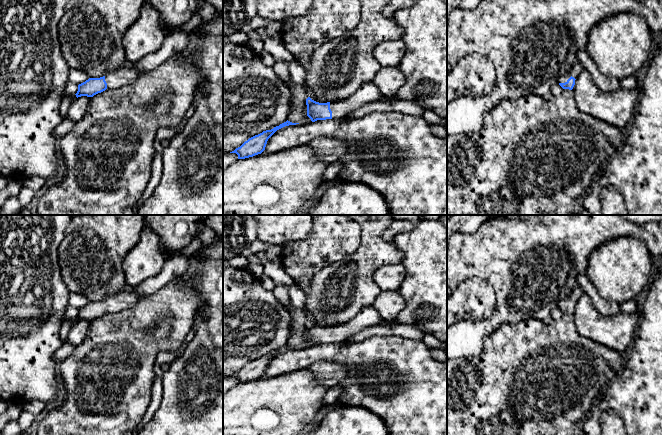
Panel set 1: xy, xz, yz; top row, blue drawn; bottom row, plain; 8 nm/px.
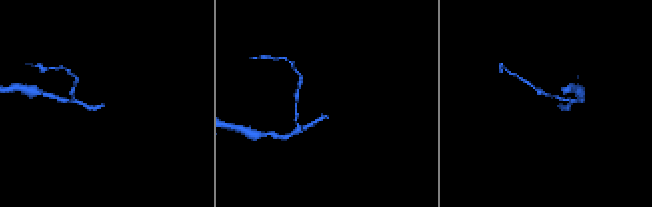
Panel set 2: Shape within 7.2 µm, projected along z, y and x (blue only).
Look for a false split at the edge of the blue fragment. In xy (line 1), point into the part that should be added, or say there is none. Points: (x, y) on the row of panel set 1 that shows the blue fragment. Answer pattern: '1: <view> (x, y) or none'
1: xy (126, 75)

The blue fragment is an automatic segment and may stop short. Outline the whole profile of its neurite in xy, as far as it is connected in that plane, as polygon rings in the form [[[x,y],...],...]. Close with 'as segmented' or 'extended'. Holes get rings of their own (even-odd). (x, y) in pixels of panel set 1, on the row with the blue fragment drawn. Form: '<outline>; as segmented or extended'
[[[127,64],[103,77],[89,78],[78,85],[78,91],[75,95],[77,98],[81,96],[93,97],[106,89],[118,89],[132,84],[141,75],[142,73],[133,68],[132,65]]]; extended

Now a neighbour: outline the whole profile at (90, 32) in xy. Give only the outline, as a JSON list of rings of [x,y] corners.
[[[69,0],[58,24],[62,57],[70,69],[100,78],[128,64],[122,38],[139,18],[145,0]]]

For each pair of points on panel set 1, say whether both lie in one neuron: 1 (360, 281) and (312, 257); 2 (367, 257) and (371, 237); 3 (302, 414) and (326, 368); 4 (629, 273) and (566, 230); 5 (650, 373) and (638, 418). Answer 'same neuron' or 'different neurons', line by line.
1: different neurons
2: same neuron
3: different neurons
4: different neurons
5: same neuron

